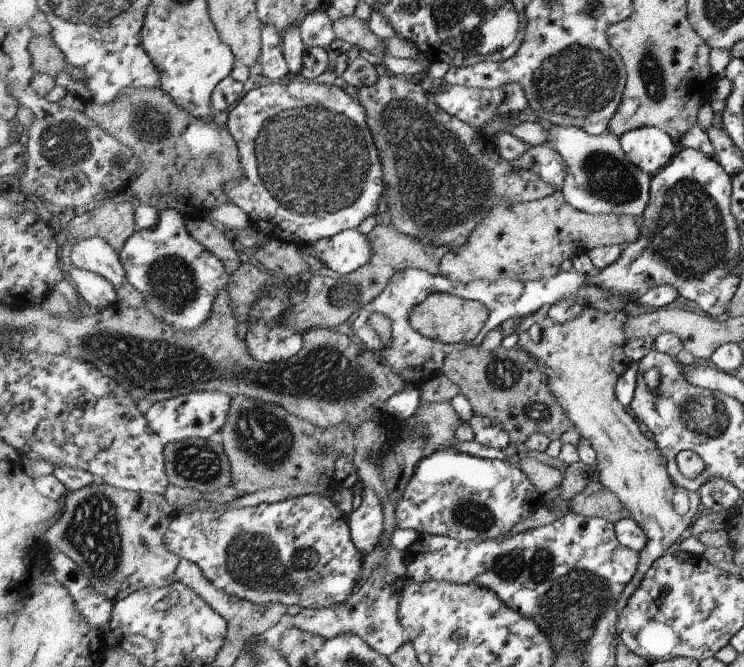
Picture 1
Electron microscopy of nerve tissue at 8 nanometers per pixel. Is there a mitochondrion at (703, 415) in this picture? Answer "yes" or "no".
yes

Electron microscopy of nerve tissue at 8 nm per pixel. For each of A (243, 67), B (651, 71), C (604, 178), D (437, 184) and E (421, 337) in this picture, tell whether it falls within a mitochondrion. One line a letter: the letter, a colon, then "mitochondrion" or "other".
A: other
B: mitochondrion
C: mitochondrion
D: mitochondrion
E: other

